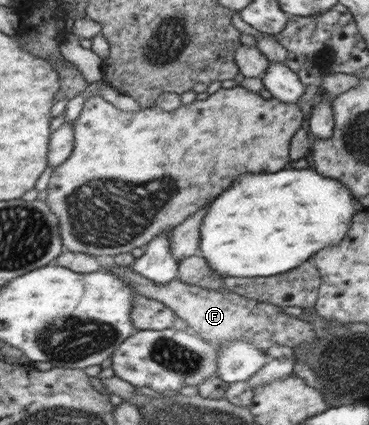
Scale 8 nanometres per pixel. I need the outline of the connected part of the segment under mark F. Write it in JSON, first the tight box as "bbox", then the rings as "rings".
{"bbox":[101,264,315,352],"rings":[[[116,264],[111,268],[101,267],[101,269],[119,275],[137,294],[145,295],[169,306],[181,322],[188,323],[191,333],[197,333],[211,345],[225,344],[231,339],[247,340],[265,352],[275,343],[293,348],[315,337],[315,333],[305,321],[282,313],[281,307],[276,303],[251,300],[228,290],[202,288],[186,284],[179,279],[171,280],[169,285],[155,285],[150,279],[135,273],[135,270]]]}

